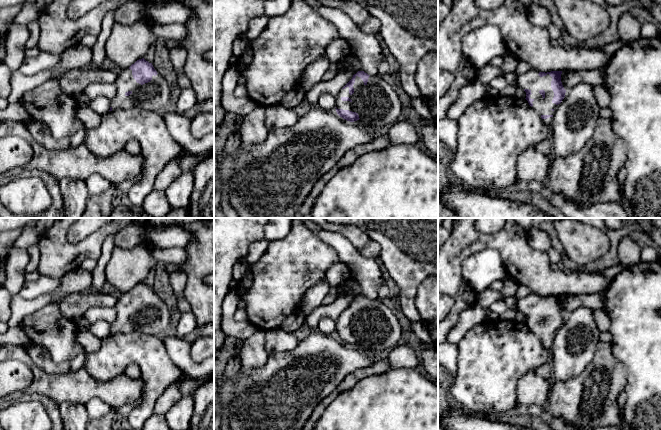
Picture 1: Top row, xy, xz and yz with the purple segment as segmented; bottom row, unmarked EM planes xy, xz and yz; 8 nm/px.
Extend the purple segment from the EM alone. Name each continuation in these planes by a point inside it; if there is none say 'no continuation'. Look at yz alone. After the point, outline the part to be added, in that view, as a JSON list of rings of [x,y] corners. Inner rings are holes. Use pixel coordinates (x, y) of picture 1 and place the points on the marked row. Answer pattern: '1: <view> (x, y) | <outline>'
1: yz (531, 80) | [[[532,69],[525,74],[519,75],[517,84],[519,87],[531,91],[530,98],[534,100],[532,108],[535,111],[540,115],[553,115],[557,105],[552,102],[554,97],[551,88],[552,77],[549,74],[540,77],[538,74],[539,71]]]

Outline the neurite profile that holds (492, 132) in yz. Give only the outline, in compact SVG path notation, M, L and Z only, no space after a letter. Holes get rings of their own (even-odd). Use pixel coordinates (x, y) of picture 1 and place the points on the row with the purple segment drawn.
M486 96L471 104L460 117L457 150L452 153L449 168L471 189L492 192L518 185L519 155L547 139L548 127L541 115L524 98Z

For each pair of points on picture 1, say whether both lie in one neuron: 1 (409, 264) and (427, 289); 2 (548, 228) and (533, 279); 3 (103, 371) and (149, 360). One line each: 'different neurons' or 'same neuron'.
1: different neurons
2: different neurons
3: same neuron

